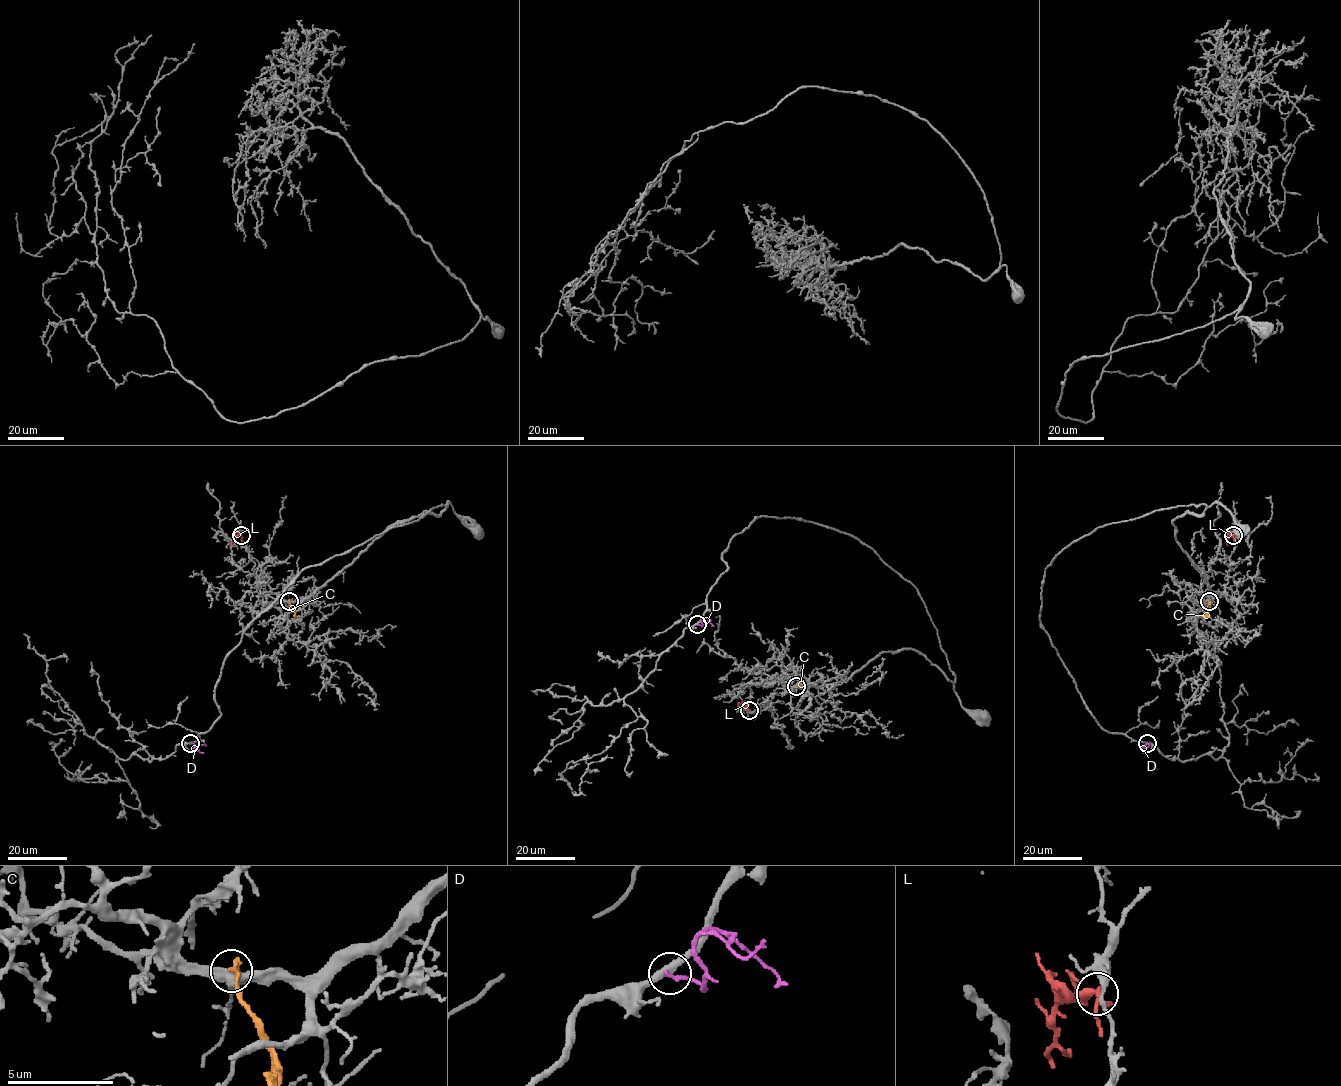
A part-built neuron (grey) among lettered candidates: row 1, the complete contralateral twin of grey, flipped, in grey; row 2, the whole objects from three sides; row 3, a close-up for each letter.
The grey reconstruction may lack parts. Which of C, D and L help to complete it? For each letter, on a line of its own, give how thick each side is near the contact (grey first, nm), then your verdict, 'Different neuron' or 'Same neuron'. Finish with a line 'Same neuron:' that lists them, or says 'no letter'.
C: Thickness 400 nm (grey) against 280 nm. Different neuron
D: Thickness 340 nm (grey) against 180 nm. Different neuron
L: Thickness 240 nm (grey) against 200 nm. Different neuron
Same neuron: no letter

